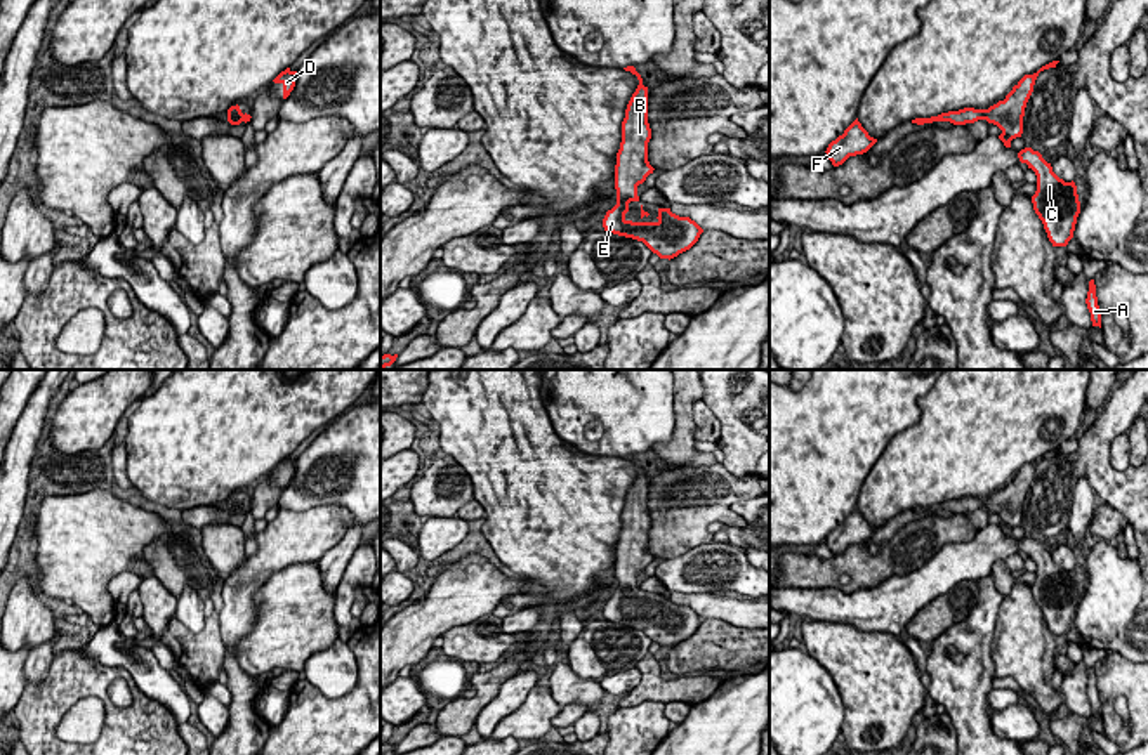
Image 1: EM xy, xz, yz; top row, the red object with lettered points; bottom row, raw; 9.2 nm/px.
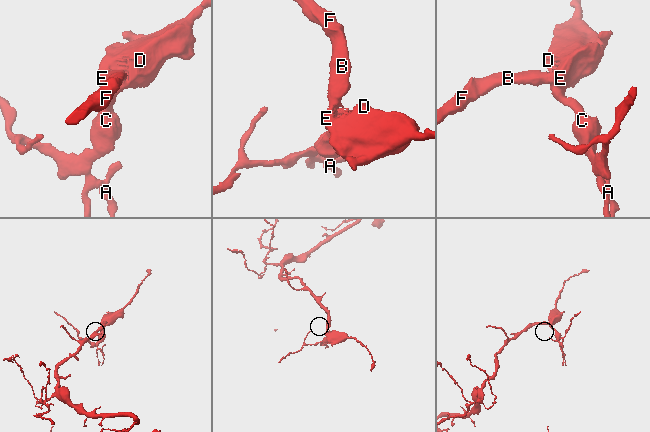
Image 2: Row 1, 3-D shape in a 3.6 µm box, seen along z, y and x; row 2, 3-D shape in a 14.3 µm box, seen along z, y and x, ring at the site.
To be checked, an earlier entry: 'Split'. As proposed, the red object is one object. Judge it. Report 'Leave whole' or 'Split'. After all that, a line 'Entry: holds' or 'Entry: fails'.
Leave whole
Entry: fails

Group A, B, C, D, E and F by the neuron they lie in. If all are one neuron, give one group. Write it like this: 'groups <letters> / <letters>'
groups A B C D E F

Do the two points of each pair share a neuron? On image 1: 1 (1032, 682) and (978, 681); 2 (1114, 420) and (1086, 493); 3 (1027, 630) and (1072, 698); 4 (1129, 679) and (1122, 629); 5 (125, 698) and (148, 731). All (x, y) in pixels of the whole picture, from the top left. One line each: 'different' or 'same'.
1: different
2: different
3: different
4: different
5: different

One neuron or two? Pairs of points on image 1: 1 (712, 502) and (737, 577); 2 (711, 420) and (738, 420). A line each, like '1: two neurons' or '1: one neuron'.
1: two neurons
2: two neurons

